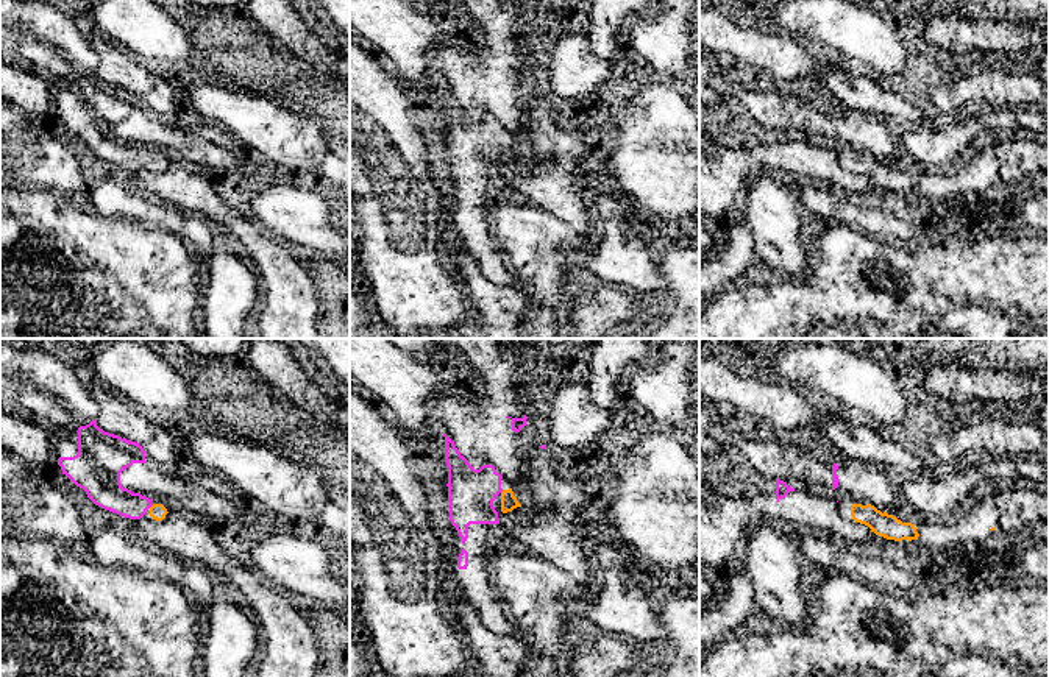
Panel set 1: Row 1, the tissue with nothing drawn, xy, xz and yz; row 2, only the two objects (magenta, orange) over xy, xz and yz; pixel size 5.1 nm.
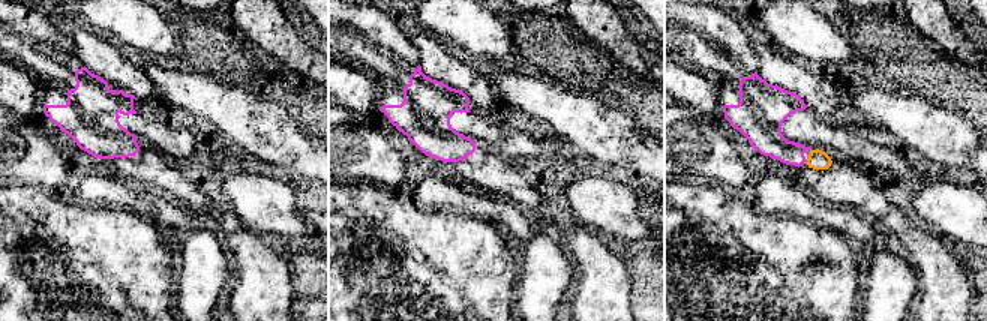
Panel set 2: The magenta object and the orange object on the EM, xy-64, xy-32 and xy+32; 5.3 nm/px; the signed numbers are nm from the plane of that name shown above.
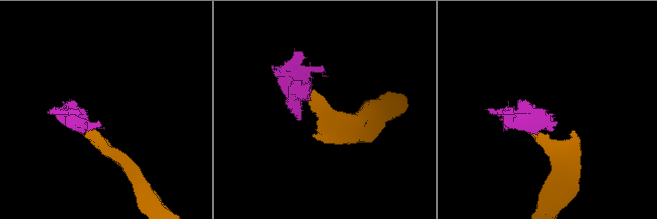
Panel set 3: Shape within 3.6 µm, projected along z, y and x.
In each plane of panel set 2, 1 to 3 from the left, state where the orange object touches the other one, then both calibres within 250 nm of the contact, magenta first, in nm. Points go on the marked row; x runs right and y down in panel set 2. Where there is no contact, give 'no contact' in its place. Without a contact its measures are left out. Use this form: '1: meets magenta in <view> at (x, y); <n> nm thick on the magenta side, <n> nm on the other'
1: no contact
2: no contact
3: no contact

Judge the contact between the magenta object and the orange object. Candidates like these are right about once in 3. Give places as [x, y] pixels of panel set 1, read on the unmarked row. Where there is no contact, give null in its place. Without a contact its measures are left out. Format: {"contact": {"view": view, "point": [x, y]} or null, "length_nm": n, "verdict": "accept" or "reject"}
{"contact": {"view": "xy", "point": [150, 156]}, "length_nm": 40, "verdict": "accept"}

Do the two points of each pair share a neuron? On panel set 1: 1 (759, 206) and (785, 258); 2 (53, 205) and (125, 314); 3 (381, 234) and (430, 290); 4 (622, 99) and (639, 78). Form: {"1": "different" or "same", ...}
{"1": "same", "2": "same", "3": "same", "4": "same"}

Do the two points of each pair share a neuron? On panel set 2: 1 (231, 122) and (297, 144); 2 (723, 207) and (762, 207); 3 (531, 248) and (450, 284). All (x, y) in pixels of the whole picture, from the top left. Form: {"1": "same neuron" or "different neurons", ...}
{"1": "same neuron", "2": "same neuron", "3": "different neurons"}

